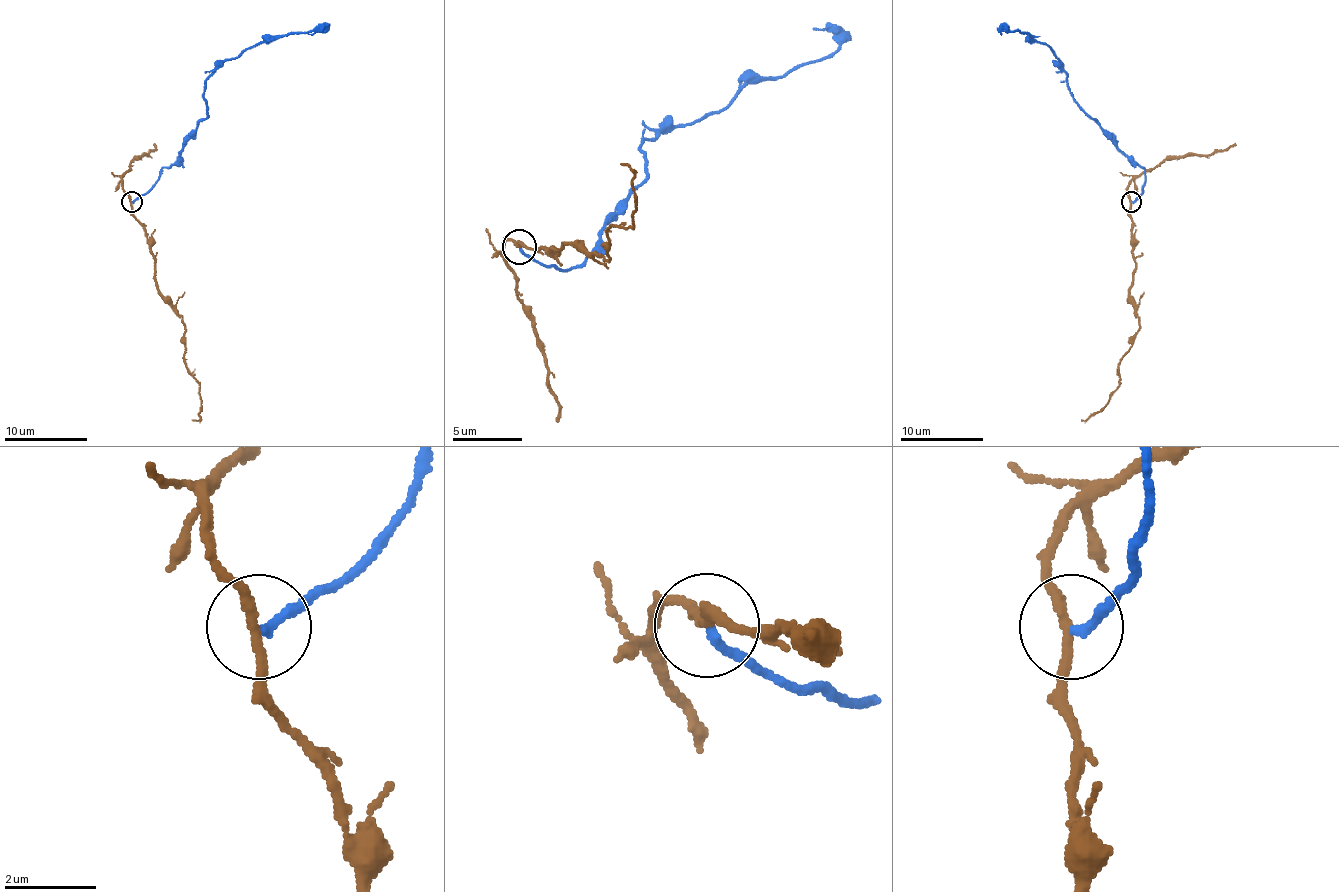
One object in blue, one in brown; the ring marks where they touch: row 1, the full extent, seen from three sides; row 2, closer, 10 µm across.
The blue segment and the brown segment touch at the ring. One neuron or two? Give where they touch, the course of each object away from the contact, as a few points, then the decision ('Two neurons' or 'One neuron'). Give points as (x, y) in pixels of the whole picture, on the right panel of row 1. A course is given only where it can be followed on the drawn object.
Place: (1131, 201). Course of blue: (1131, 202), (1143, 189), (1145, 171), (1091, 117), (1070, 90), (1062, 65), (1049, 48), (1020, 31), (1000, 31). Course of brown: (1131, 202), (1135, 260), (1128, 295), (1139, 328), (1120, 362), (1118, 389), (1081, 420). Two neurons

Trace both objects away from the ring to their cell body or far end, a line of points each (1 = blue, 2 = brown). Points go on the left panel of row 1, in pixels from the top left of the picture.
1: (132, 202), (177, 158), (184, 139), (206, 117), (206, 79), (221, 65), (269, 38), (321, 31), (306, 31)
2: (132, 202), (155, 260), (159, 295), (182, 320), (184, 362), (198, 383), (200, 418), (192, 420)

